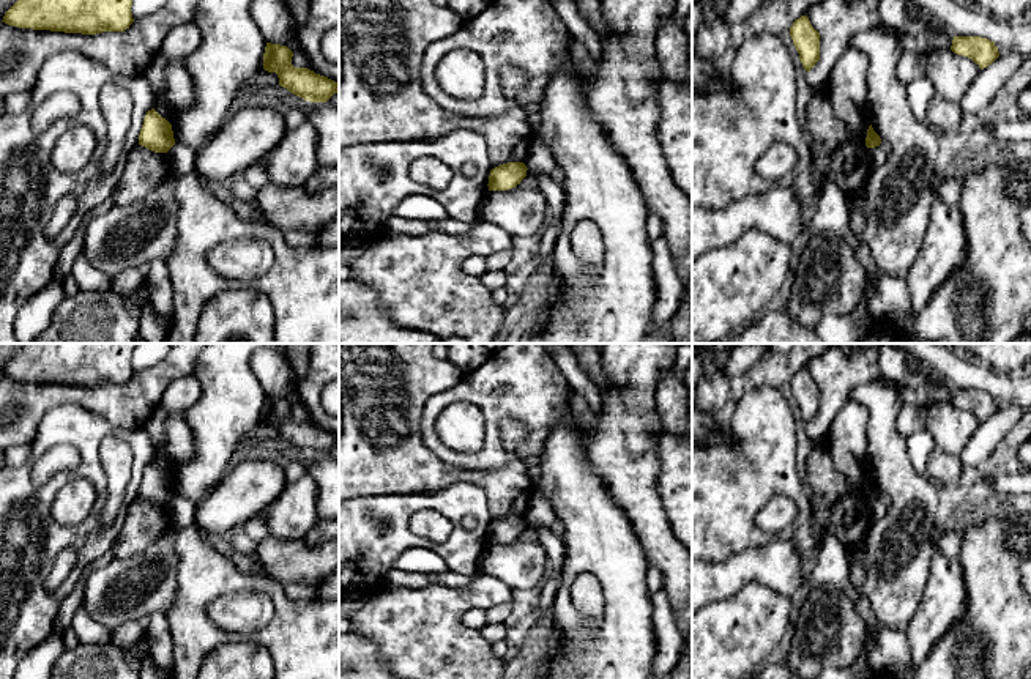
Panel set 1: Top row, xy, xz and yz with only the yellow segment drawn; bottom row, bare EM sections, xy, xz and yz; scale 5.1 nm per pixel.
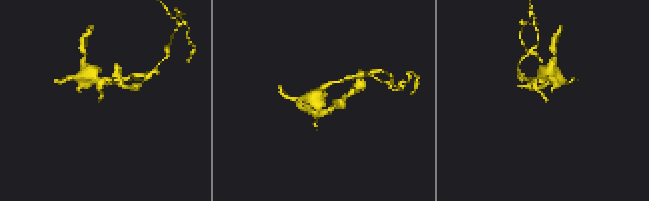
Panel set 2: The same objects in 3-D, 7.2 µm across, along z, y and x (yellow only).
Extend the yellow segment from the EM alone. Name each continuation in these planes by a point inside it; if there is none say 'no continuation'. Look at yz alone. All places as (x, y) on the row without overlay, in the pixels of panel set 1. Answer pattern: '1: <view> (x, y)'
no continuation

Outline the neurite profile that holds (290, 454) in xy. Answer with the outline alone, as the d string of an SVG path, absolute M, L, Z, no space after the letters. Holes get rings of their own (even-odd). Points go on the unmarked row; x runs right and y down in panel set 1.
M293 446L287 447L287 449L279 455L279 458L281 458L282 462L300 462L300 463L303 463L304 466L309 465L309 463L312 463L315 457L317 457L317 455L304 454L303 451L296 449L296 447L293 447Z

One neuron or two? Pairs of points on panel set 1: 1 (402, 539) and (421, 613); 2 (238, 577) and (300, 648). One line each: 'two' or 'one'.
1: two
2: one

